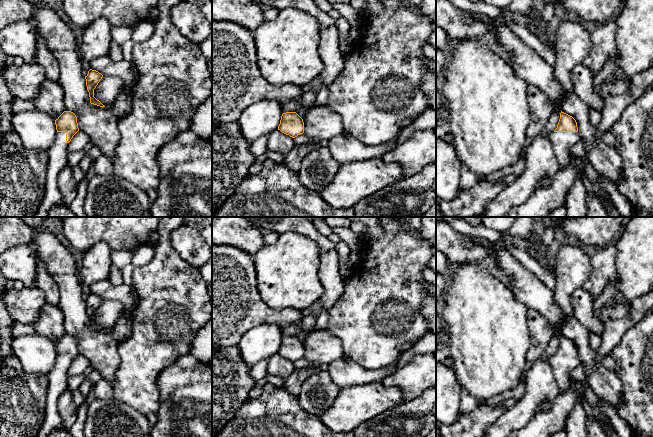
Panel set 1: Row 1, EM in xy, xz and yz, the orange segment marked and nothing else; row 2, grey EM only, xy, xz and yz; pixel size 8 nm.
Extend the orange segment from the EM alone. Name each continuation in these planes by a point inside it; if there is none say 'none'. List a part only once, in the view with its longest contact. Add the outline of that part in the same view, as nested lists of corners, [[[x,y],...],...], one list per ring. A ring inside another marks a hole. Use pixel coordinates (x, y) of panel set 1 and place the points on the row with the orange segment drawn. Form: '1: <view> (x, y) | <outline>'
1: yz (562, 141) | [[[553,131],[549,133],[549,139],[553,144],[553,150],[560,168],[566,168],[572,159],[569,155],[569,149],[580,141],[579,133]]]

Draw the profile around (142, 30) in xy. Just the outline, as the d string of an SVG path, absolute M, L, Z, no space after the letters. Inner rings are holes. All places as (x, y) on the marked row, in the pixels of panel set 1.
M143 20L135 25L131 40L135 43L145 41L153 33L153 22L150 20Z

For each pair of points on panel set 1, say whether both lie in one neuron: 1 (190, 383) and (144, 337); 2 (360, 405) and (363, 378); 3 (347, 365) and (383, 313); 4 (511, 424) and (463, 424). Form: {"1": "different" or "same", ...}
{"1": "different", "2": "different", "3": "different", "4": "different"}

